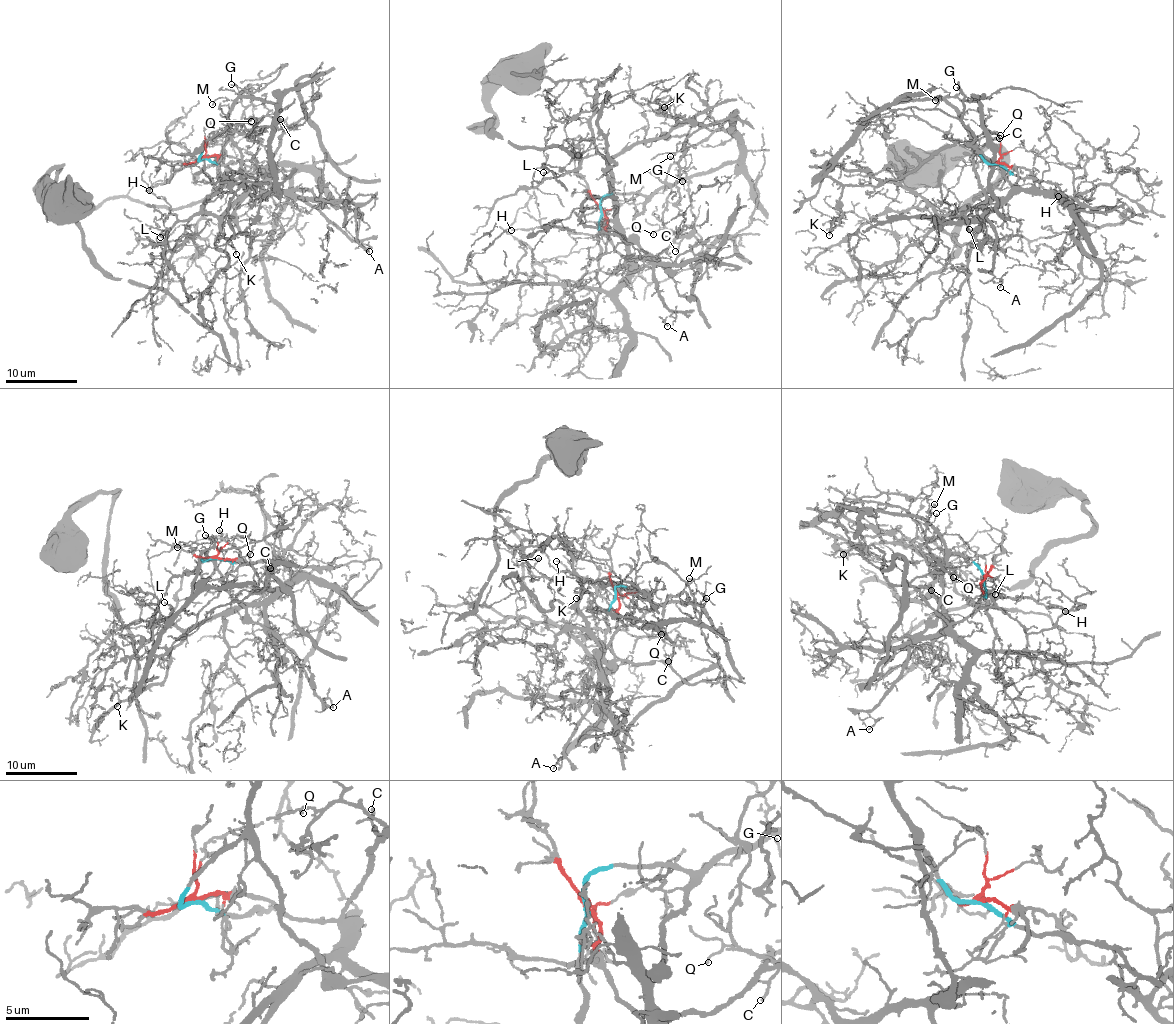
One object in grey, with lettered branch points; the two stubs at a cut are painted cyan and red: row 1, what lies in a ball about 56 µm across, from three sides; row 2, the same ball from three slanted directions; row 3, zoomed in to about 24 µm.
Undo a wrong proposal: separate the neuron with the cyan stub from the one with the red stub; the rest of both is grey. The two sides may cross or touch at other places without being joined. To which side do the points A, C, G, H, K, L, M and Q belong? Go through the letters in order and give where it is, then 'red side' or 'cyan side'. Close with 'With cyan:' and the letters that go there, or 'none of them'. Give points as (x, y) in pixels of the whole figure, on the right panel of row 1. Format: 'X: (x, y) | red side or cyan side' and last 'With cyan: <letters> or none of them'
A: (1000, 287) | red side
C: (999, 138) | red side
G: (956, 87) | cyan side
H: (1058, 196) | red side
K: (829, 235) | cyan side
L: (969, 229) | red side
M: (935, 100) | cyan side
Q: (1000, 135) | red side
With cyan: G, K, M

